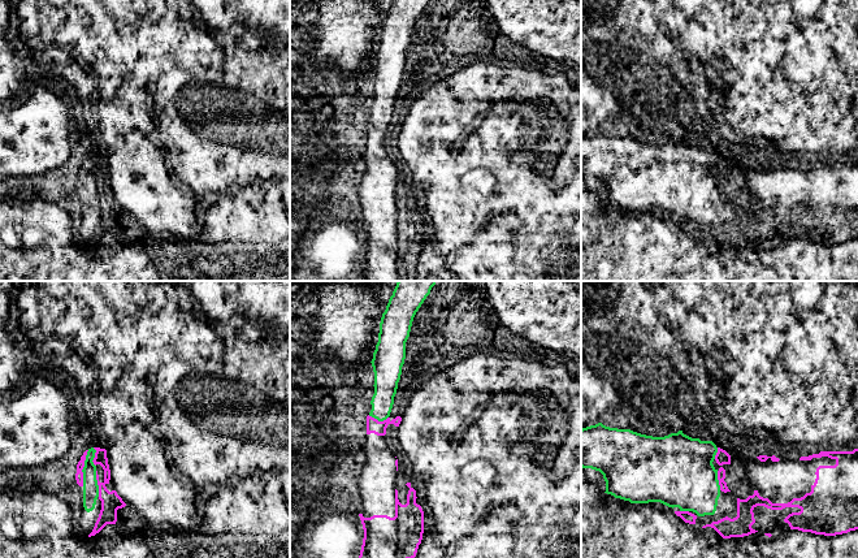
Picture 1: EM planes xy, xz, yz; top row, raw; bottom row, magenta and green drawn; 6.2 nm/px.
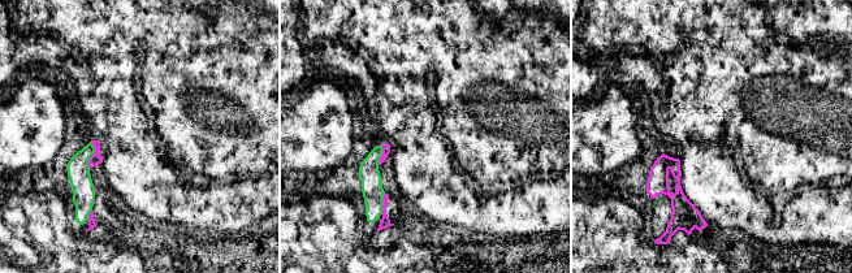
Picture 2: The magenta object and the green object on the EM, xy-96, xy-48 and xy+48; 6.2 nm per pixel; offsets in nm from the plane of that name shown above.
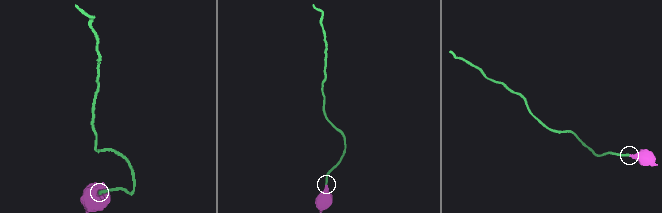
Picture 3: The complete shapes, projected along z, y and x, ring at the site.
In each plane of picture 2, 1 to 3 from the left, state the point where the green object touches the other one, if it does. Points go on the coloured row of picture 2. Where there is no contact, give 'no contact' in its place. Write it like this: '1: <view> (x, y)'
1: xy-96 (93, 155)
2: xy-48 (381, 155)
3: no contact

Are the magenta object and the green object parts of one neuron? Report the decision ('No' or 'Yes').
Yes

